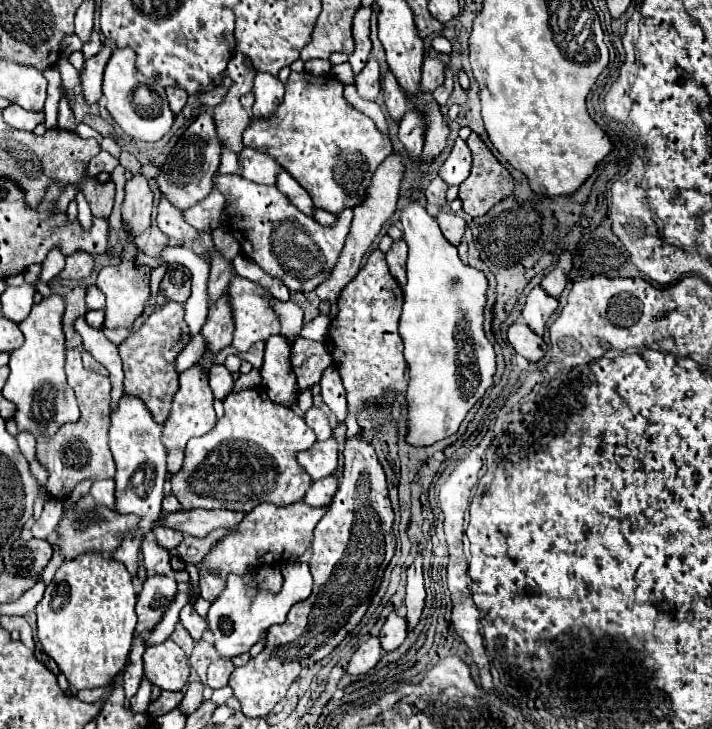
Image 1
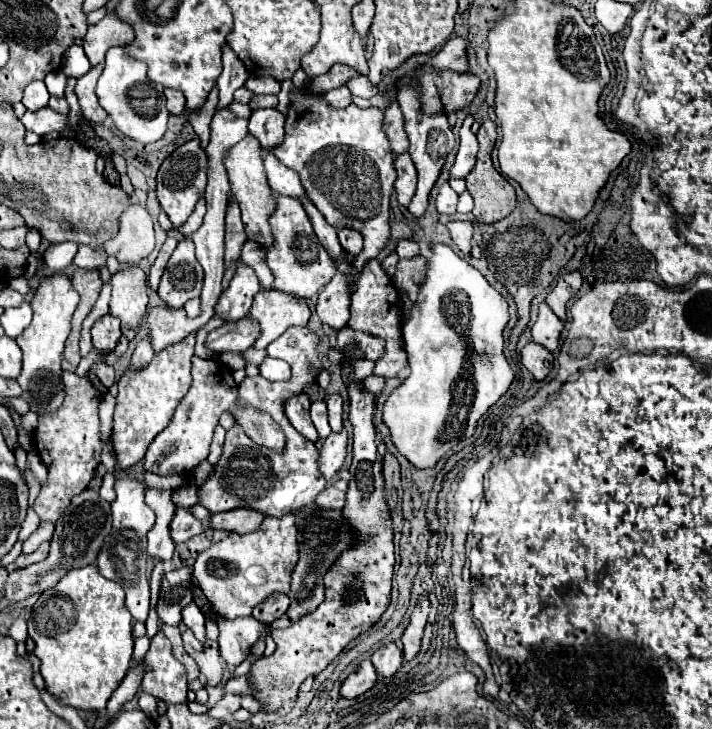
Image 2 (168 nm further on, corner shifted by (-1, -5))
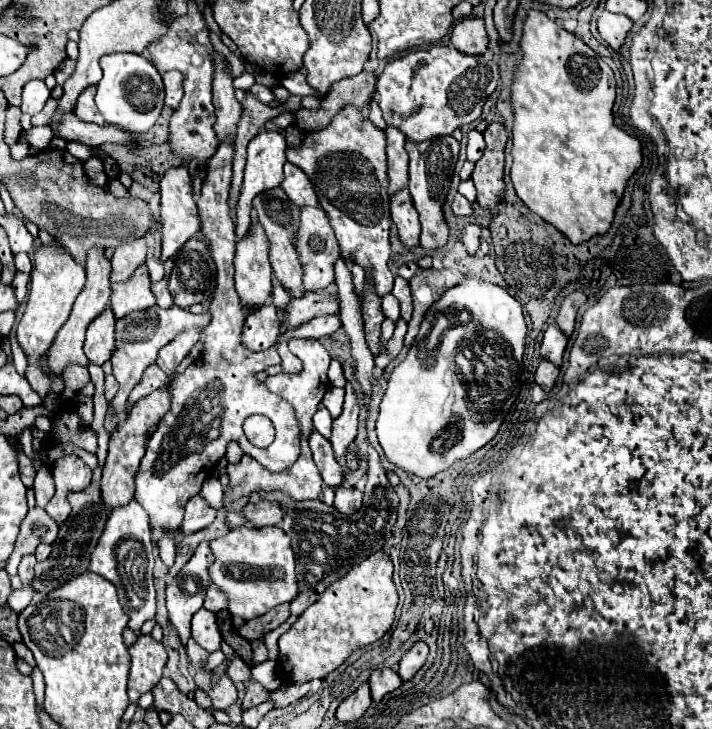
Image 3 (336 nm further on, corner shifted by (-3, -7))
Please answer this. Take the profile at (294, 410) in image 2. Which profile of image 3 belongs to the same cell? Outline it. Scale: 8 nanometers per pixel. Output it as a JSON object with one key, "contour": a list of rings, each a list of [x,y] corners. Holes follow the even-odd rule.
{"contour":[[[312,430],[312,434],[310,434],[310,450],[312,450],[314,462],[324,478],[324,484],[330,488],[340,486],[342,484],[342,468],[336,462],[328,440],[322,434],[318,434],[316,430]]]}

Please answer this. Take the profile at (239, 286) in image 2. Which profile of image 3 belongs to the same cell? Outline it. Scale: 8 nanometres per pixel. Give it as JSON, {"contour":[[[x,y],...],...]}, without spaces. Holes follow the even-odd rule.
{"contour":[[[256,224],[254,234],[250,238],[242,238],[236,246],[236,256],[234,256],[234,266],[236,266],[236,292],[240,296],[242,306],[254,308],[254,306],[264,306],[270,292],[272,292],[272,268],[268,262],[268,240],[264,240],[264,232],[260,224]]]}

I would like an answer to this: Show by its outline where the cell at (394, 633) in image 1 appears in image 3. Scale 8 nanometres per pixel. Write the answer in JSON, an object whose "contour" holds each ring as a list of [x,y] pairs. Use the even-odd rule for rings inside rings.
{"contour":[[[382,666],[382,668],[376,668],[370,674],[368,684],[370,684],[370,690],[372,690],[372,700],[380,702],[388,692],[396,690],[402,684],[402,680],[400,680],[400,676],[398,676],[398,672],[394,668]]]}

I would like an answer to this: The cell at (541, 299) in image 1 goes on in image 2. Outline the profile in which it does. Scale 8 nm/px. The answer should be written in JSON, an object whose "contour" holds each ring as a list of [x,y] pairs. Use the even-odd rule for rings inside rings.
{"contour":[[[540,304],[538,320],[532,326],[532,338],[546,350],[554,352],[560,342],[560,334],[564,330],[564,322],[548,308],[548,304]]]}

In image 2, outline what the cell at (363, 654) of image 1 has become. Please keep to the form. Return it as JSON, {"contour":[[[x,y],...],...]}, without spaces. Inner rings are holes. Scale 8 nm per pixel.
{"contour":[[[362,660],[356,668],[356,672],[352,672],[344,682],[342,682],[342,688],[340,688],[340,696],[342,698],[348,698],[348,700],[354,700],[362,694],[366,694],[372,686],[376,684],[376,670],[372,666],[370,660]]]}

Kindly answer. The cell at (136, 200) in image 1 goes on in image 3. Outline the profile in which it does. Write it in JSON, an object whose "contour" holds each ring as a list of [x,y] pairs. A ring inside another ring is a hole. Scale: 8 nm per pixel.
{"contour":[[[146,236],[130,240],[130,242],[124,242],[122,246],[118,246],[114,250],[110,280],[112,282],[126,280],[144,262],[146,262]]]}

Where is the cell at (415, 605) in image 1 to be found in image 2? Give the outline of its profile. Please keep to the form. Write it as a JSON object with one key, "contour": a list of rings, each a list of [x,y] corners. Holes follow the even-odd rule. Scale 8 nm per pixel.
{"contour":[[[422,598],[422,602],[414,608],[412,612],[412,618],[410,618],[410,624],[402,636],[402,656],[404,660],[412,660],[416,658],[416,654],[420,652],[420,640],[422,640],[422,632],[424,632],[424,626],[426,626],[426,618],[428,618],[428,600]]]}

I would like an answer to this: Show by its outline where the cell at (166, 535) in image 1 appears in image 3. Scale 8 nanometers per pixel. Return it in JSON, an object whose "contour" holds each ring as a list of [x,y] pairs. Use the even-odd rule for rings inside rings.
{"contour":[[[200,494],[192,496],[192,500],[188,500],[186,504],[186,512],[184,512],[184,522],[182,522],[182,534],[194,534],[206,526],[210,526],[216,518],[216,510],[212,510],[204,498]]]}

